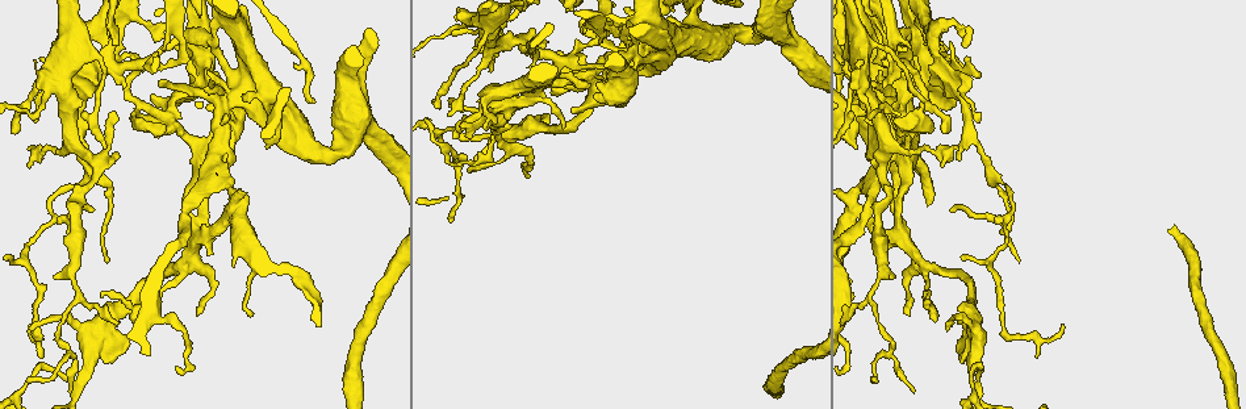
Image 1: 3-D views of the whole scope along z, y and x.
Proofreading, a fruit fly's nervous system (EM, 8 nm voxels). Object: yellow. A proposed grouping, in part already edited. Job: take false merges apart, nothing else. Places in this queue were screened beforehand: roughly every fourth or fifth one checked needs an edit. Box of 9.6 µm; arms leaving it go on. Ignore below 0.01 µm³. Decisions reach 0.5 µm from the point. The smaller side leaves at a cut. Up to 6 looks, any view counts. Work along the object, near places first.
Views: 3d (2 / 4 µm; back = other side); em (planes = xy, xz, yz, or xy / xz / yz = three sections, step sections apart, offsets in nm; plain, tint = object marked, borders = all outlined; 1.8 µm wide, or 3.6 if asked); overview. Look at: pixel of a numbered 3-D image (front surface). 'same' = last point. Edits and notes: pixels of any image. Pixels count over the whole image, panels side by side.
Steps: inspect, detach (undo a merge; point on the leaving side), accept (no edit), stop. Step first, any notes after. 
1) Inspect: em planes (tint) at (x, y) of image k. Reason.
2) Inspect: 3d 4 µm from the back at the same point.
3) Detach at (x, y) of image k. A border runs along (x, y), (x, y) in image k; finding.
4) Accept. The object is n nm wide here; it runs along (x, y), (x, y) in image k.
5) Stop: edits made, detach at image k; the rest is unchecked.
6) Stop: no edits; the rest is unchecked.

Inspect: em planes (tint) at (518, 86) of image 1. Sharp bend.

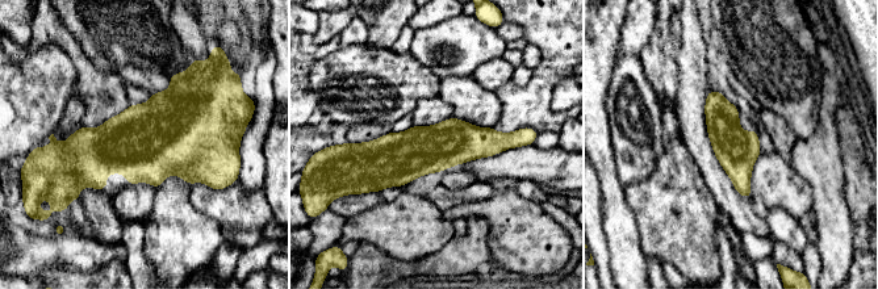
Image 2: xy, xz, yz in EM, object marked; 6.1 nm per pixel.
Accept. One neuron here.

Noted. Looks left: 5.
Inspect: 3d 4 µm at (236, 205) of image 1. Three arms meet.

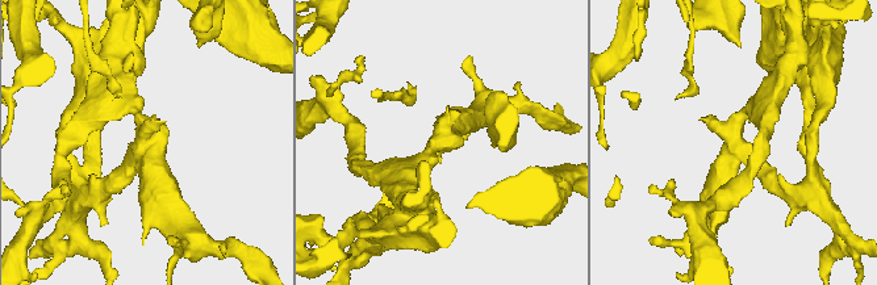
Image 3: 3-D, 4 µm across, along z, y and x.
Inspect: em xz step 4 (tint) at (445, 137) of image 3. 3 arms meet here; the arms are 220, 260, 380 nm wide; need the tissue.

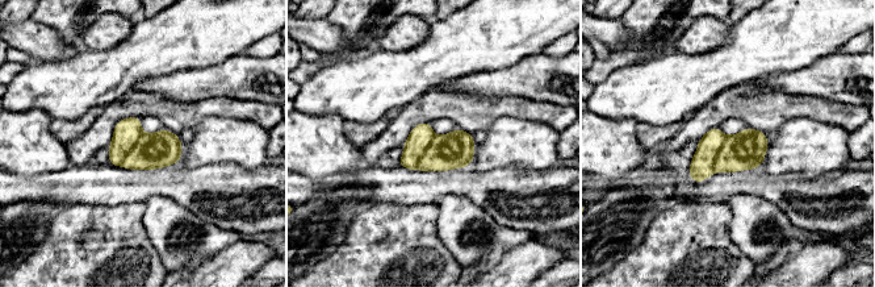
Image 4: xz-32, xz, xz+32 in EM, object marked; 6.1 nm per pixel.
Inspect: em planes (tint) at the same point. Cut it another way.

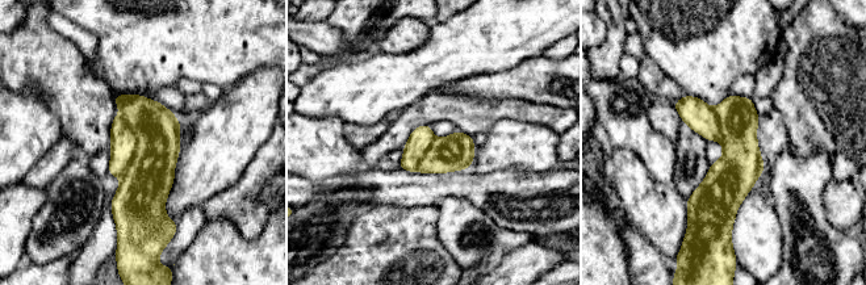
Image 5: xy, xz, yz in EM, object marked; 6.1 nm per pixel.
Detach at (146, 183) of image 5. The object is 240 nm wide here; two neurons meet here.

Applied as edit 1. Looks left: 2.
Stop: edits made, detach at image 5; the rest is unchecked.

